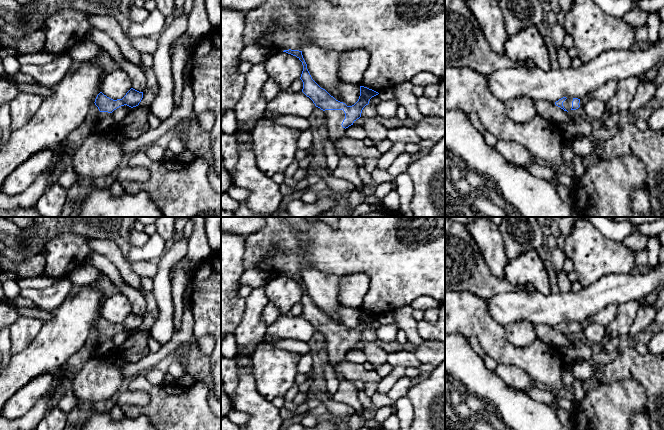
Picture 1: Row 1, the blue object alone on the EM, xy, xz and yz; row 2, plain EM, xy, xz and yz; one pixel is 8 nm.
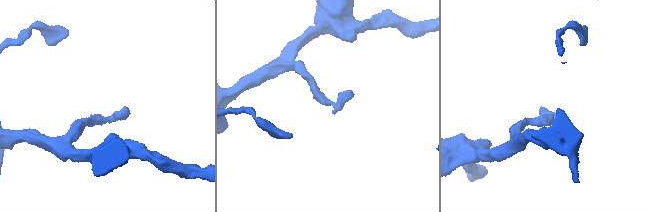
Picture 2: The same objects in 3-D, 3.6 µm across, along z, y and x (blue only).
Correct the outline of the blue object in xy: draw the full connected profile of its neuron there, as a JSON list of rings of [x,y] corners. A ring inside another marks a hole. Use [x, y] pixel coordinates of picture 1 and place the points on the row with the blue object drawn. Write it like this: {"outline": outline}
{"outline": [[[131,88],[122,99],[113,100],[102,92],[100,92],[96,99],[95,105],[98,107],[100,112],[112,113],[117,108],[127,105],[131,108],[139,105],[143,98],[143,92],[139,92]]]}

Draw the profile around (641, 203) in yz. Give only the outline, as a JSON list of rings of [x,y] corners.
[[[642,188],[634,189],[631,193],[632,210],[641,214],[652,214],[652,206],[650,201],[649,192]]]

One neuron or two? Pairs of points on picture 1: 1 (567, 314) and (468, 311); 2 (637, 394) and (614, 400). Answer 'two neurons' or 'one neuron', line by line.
1: two neurons
2: one neuron

